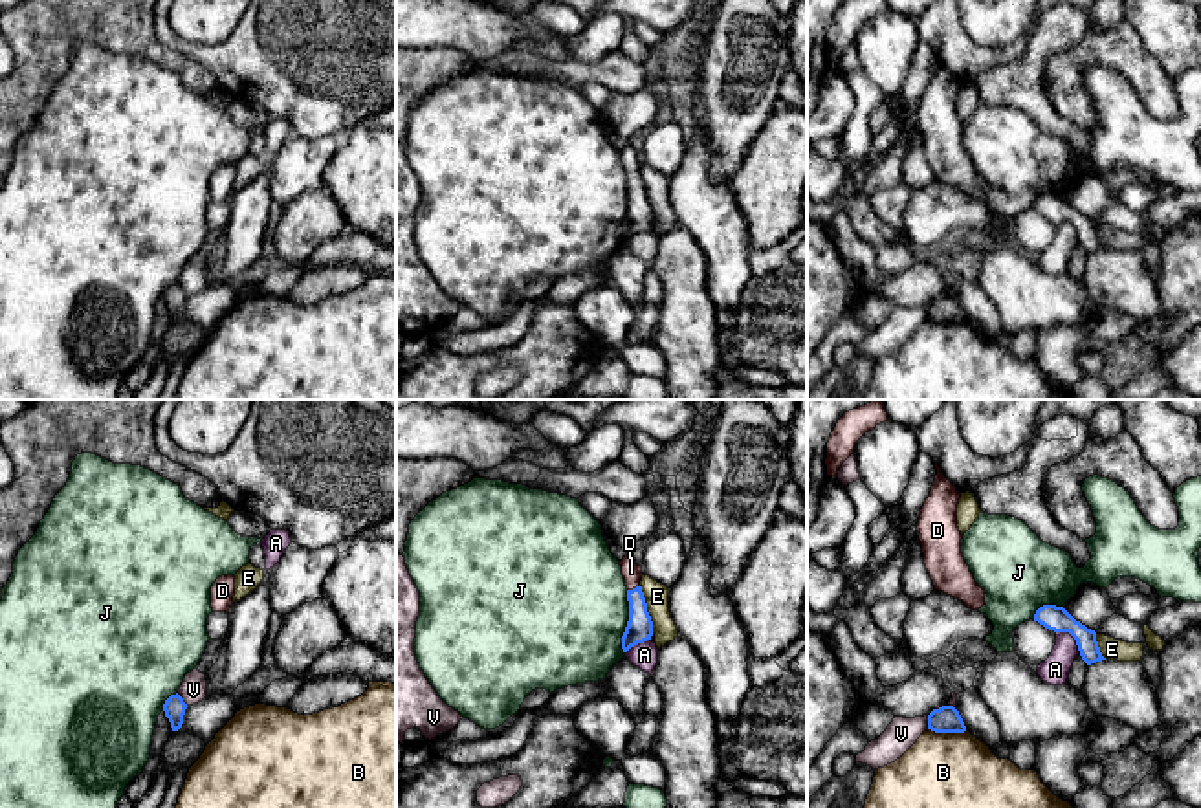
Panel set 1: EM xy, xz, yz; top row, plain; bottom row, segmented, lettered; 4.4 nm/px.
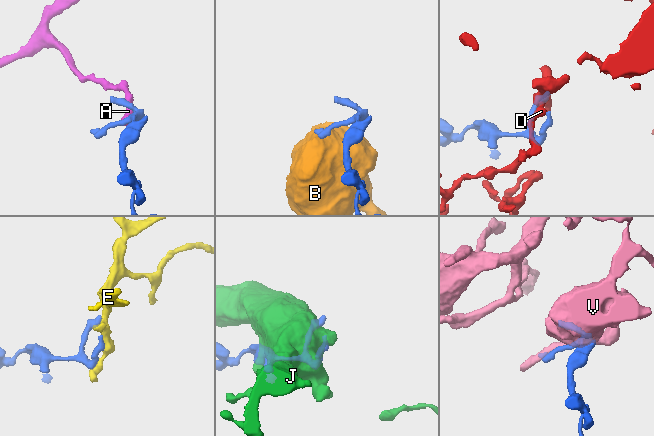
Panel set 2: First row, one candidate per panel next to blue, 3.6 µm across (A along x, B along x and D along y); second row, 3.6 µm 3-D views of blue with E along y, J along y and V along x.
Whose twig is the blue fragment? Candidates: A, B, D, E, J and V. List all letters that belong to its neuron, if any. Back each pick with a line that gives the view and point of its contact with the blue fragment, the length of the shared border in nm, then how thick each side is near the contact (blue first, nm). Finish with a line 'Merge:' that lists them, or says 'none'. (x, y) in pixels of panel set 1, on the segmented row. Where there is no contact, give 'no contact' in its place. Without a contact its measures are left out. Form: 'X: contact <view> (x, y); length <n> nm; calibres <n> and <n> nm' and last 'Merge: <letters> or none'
D: contact xz (633, 589); length 60 nm; calibres 120 and 90 nm
Merge: D

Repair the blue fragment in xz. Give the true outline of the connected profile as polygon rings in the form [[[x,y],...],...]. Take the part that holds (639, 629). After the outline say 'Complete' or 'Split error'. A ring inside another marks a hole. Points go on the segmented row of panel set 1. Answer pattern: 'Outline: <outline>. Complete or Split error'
Outline: [[[627,553],[622,561],[622,575],[627,586],[627,601],[629,601],[629,621],[625,632],[622,636],[622,649],[627,652],[631,647],[651,640],[653,636],[653,621],[647,612],[647,603],[640,586],[642,581],[642,566],[636,564],[634,557]]]. Split error

